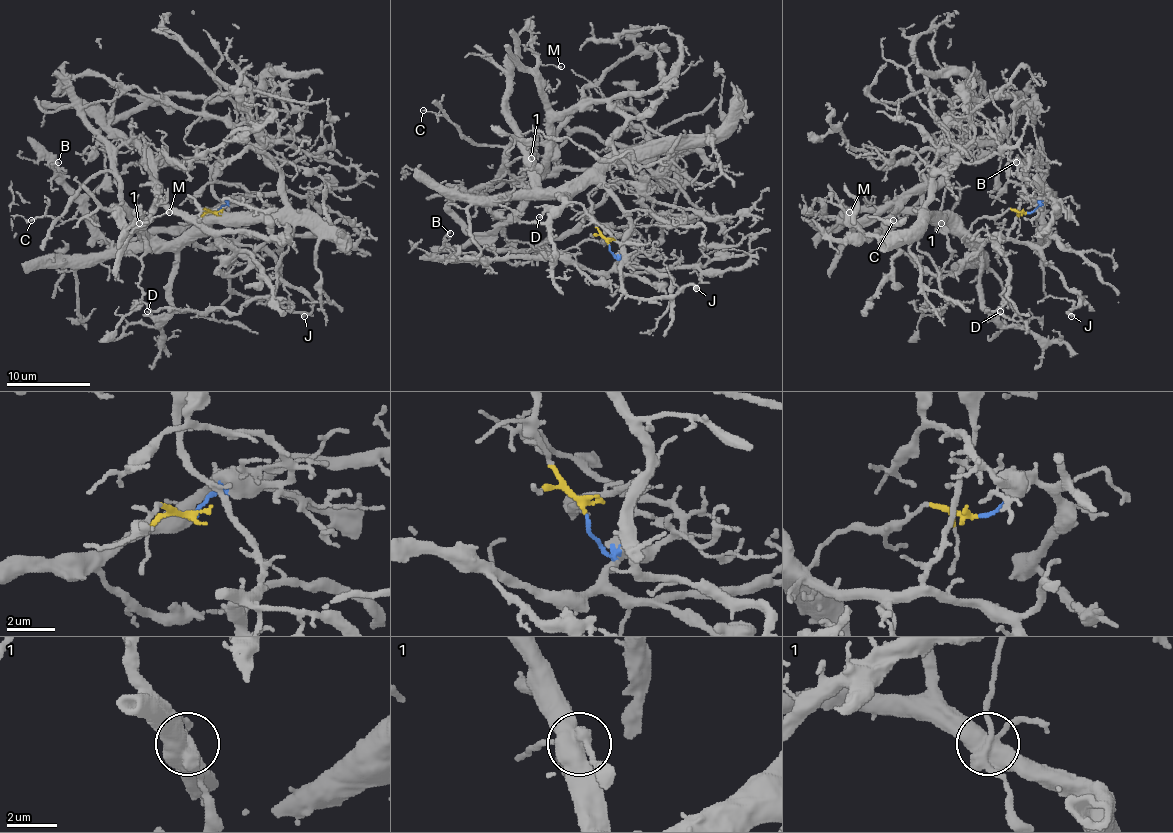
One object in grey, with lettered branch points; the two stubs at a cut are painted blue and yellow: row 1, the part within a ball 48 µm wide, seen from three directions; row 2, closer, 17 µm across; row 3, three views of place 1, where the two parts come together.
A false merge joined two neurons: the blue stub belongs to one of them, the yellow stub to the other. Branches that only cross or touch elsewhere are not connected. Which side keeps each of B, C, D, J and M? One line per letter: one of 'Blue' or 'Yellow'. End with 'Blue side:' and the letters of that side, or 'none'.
B: Blue
C: Yellow
D: Yellow
J: Yellow
M: Blue
Blue side: B, M

